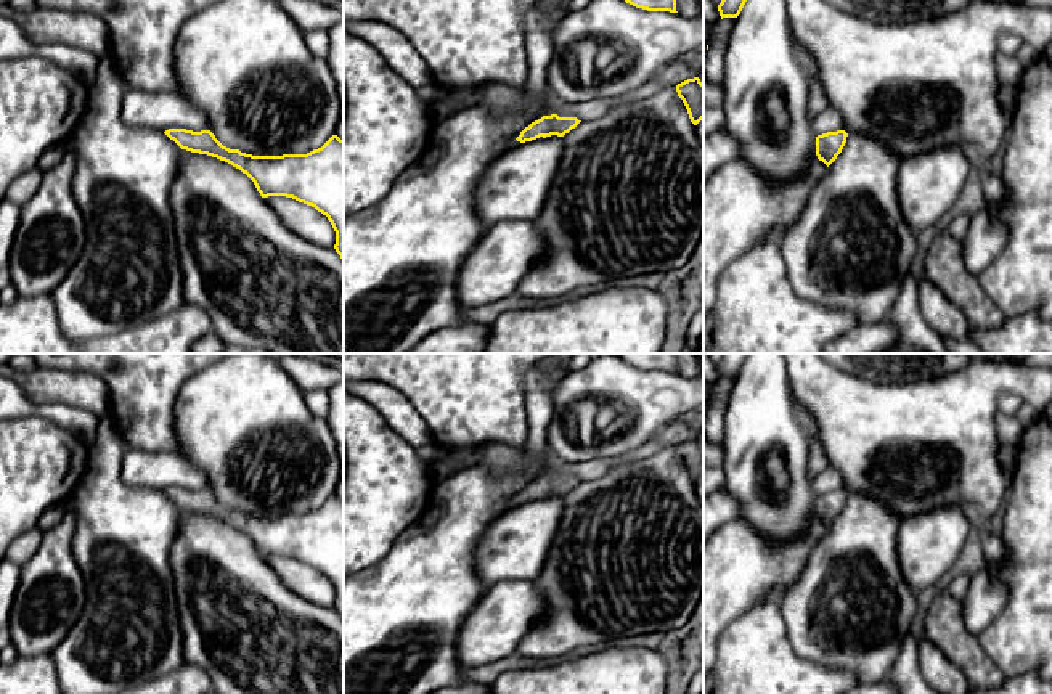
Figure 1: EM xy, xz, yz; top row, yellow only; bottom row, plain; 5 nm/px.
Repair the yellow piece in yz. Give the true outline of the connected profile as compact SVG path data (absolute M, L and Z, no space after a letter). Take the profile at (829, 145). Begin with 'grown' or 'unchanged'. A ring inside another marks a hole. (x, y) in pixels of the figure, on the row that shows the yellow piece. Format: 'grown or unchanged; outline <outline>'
unchanged; outline M845 130L827 132L816 137L816 156L827 167L837 159L846 143Z

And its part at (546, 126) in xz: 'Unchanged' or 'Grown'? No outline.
Grown

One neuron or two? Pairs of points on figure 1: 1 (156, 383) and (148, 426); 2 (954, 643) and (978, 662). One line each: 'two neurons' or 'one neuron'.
1: one neuron
2: one neuron

